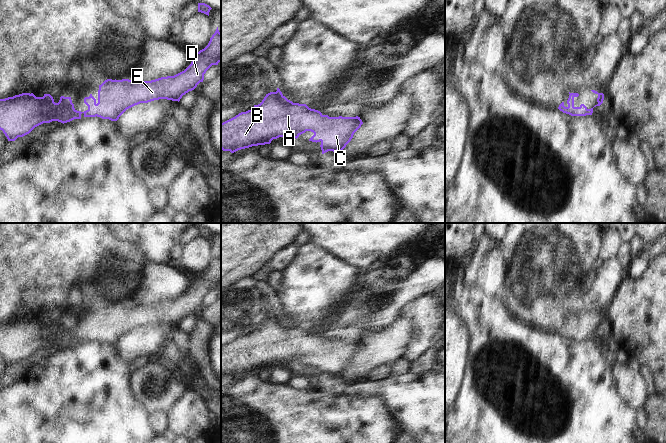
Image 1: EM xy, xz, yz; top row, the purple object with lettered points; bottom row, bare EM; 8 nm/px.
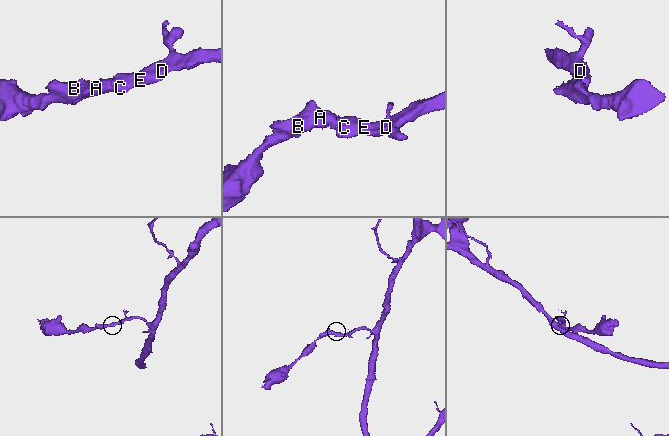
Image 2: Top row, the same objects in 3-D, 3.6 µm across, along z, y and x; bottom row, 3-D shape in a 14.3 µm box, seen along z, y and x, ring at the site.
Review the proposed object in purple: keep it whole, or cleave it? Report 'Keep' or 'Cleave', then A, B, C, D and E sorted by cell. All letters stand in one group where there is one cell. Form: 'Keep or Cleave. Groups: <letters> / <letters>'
Keep. Groups: A B C D E

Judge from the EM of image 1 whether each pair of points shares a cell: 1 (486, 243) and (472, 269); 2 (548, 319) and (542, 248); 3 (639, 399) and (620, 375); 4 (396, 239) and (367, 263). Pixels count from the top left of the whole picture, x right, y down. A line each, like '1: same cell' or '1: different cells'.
1: same cell
2: same cell
3: same cell
4: same cell

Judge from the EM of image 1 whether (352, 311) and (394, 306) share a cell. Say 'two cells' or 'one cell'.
one cell

